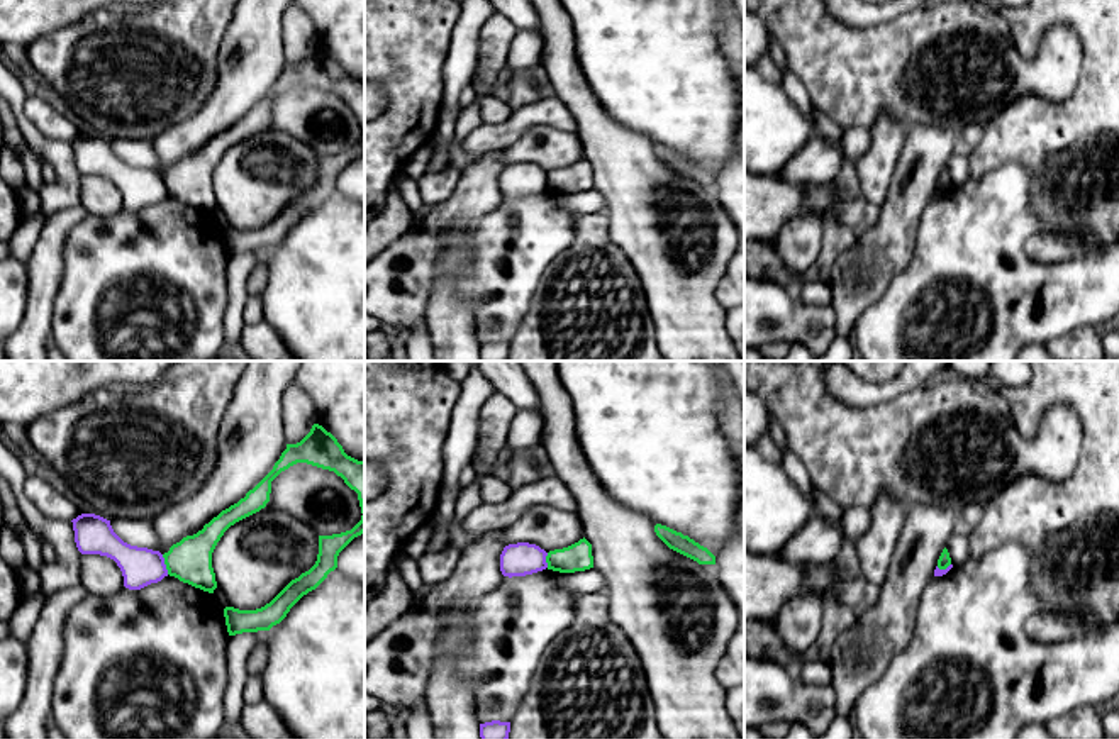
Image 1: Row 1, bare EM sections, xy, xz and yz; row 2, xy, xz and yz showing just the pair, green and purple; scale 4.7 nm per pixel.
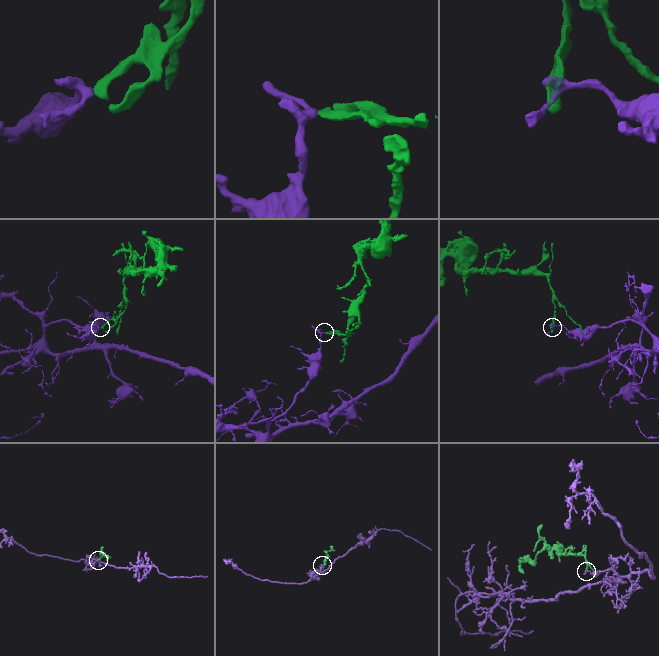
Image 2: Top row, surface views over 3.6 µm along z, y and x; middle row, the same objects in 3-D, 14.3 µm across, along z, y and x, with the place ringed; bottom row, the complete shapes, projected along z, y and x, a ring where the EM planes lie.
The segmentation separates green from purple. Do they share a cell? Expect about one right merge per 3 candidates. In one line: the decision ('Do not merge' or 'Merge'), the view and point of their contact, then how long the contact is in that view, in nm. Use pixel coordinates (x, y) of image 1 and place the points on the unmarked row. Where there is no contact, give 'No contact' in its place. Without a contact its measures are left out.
Do not merge. Touches green at xy (167, 185). Shared border 100 nm

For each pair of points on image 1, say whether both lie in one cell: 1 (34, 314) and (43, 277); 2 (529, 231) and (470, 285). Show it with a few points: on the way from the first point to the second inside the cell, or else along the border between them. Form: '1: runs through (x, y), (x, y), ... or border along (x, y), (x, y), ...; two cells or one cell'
1: runs through (39, 305), (43, 285); one cell
2: runs through (517, 246), (512, 253), (499, 256), (485, 270); one cell

